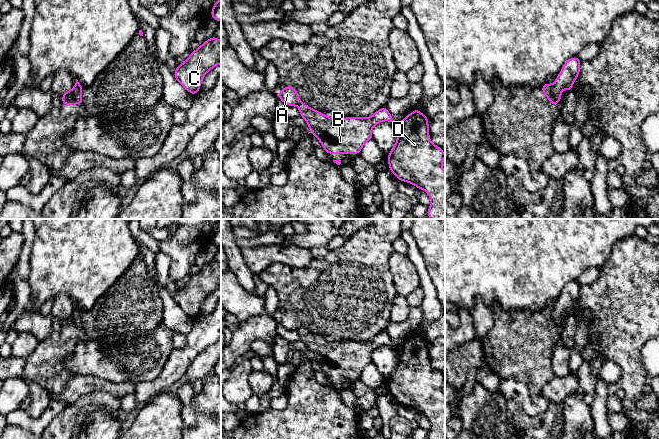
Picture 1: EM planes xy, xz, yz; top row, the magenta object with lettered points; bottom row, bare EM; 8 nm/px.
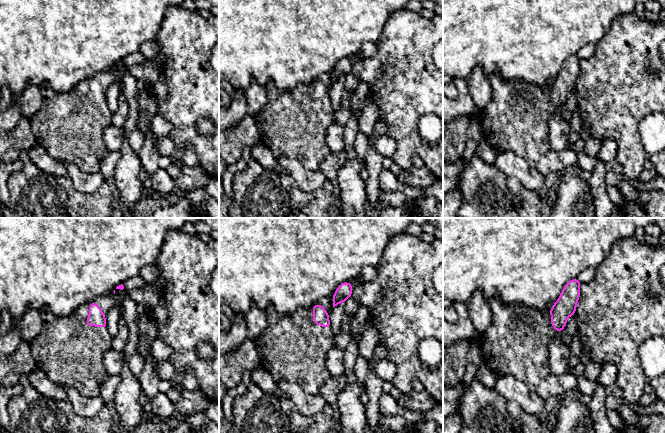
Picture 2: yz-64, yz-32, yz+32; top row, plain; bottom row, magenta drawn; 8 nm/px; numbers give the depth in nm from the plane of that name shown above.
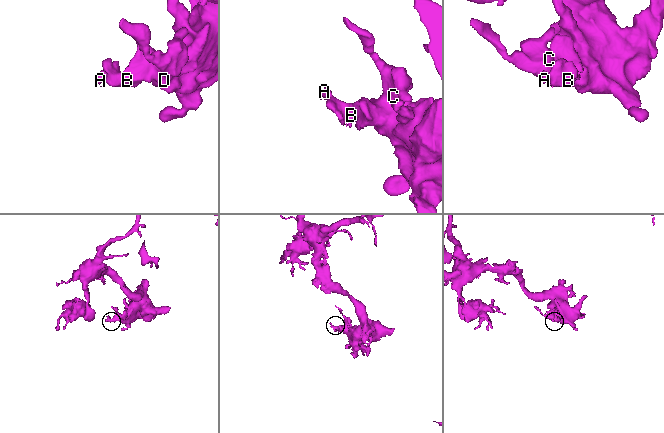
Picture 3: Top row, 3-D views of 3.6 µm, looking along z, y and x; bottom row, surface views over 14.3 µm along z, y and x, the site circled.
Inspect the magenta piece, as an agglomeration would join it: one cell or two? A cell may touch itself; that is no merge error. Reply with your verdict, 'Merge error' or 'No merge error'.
Merge error

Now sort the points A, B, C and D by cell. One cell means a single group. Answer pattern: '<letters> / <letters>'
A / B C D

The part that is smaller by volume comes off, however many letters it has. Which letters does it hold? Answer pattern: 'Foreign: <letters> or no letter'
Foreign: A

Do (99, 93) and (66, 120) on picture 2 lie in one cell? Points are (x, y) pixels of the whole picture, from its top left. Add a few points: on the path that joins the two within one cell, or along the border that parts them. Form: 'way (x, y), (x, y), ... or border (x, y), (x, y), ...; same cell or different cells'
way (91, 101), (74, 118); same cell

